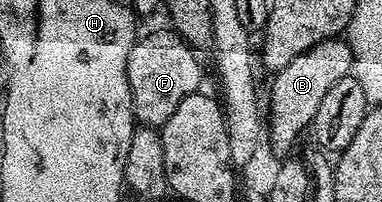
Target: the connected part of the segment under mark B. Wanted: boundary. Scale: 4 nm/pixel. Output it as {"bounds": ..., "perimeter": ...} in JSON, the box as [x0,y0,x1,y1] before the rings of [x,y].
{"bounds":[265,37,354,157],"perimeter":[[[336,37],[305,49],[305,53],[297,53],[297,57],[293,57],[285,69],[274,72],[272,79],[275,80],[271,83],[271,120],[268,118],[265,123],[265,139],[271,142],[272,149],[279,157],[292,154],[291,146],[298,141],[302,131],[306,132],[310,128],[325,93],[329,93],[337,81],[352,74],[354,66],[351,46],[347,44],[346,38]]]}

